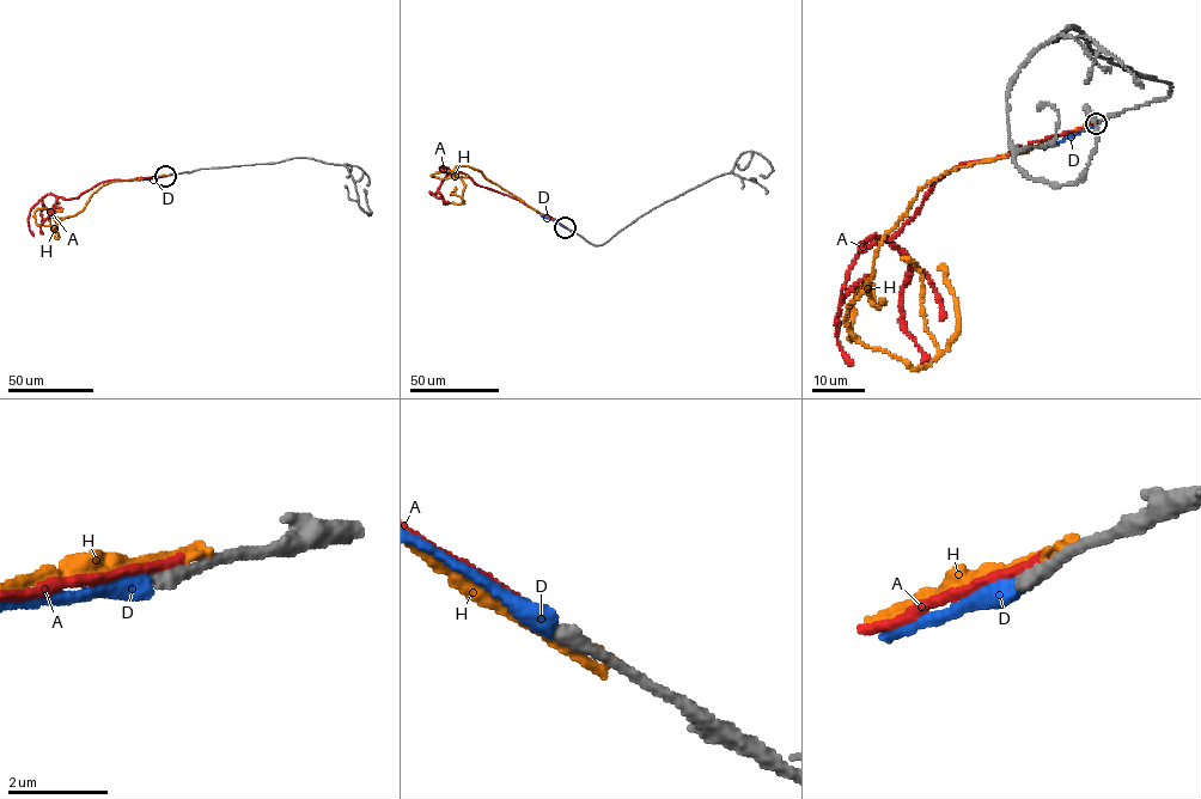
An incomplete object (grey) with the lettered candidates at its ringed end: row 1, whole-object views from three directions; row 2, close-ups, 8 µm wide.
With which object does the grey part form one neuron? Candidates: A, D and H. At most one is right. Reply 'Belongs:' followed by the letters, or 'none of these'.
Belongs: D

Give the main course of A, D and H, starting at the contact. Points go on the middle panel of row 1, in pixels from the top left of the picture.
A: (566, 227), (522, 201), (475, 184), (461, 172), (450, 174), (436, 194), (430, 193), (442, 195)
D: (565, 227), (541, 215)
H: (566, 229), (469, 166), (457, 165), (455, 169), (463, 183), (461, 196), (450, 194), (455, 187)

